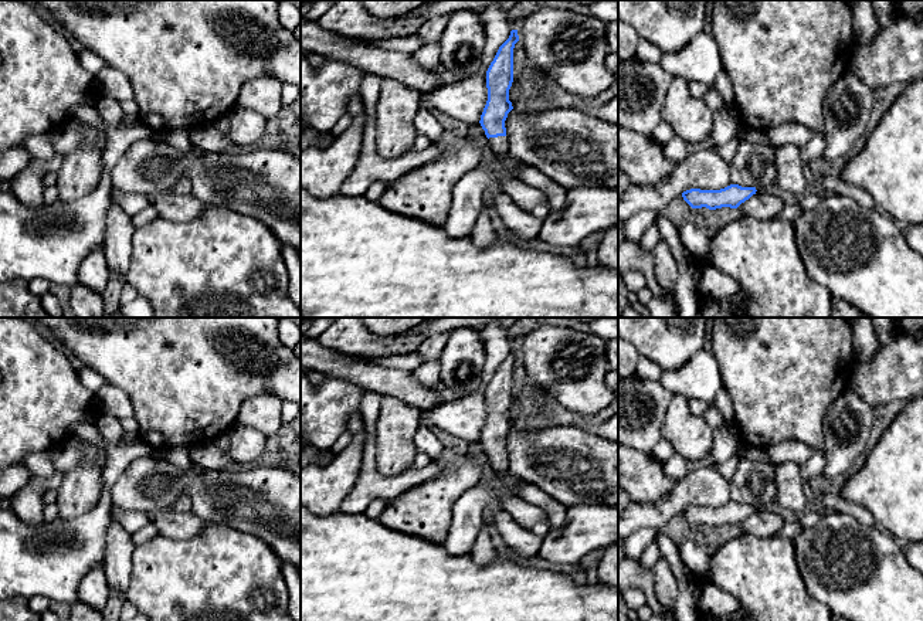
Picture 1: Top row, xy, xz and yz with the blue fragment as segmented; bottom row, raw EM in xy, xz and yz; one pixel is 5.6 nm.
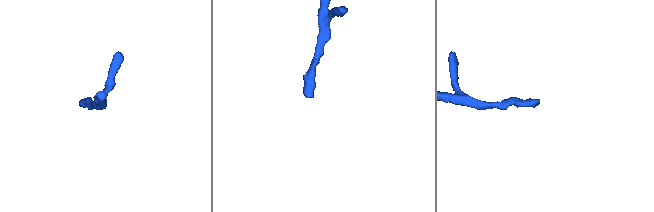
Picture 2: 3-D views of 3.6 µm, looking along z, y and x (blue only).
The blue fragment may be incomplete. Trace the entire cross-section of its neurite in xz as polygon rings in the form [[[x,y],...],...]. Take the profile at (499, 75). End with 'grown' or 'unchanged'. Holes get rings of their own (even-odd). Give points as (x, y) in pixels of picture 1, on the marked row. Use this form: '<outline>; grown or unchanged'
[[[512,30],[486,71],[488,101],[479,123],[485,130],[493,162],[498,166],[500,157],[510,152],[505,121],[513,109],[509,101],[509,89],[513,82],[513,48],[518,41],[518,30]]]; grown

